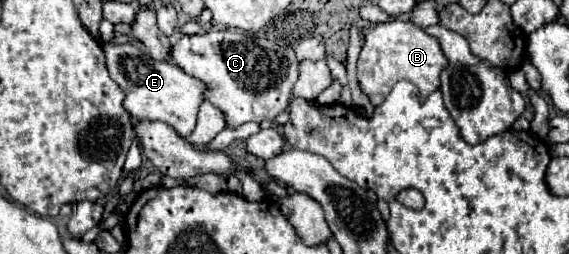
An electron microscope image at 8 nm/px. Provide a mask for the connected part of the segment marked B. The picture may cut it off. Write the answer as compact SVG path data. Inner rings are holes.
M398 18L376 24L364 38L364 46L358 58L358 82L362 92L370 98L374 106L382 104L386 94L398 80L410 80L420 88L422 98L428 98L440 86L440 72L446 68L448 60L436 38L426 34L420 26L412 22L402 22Z

